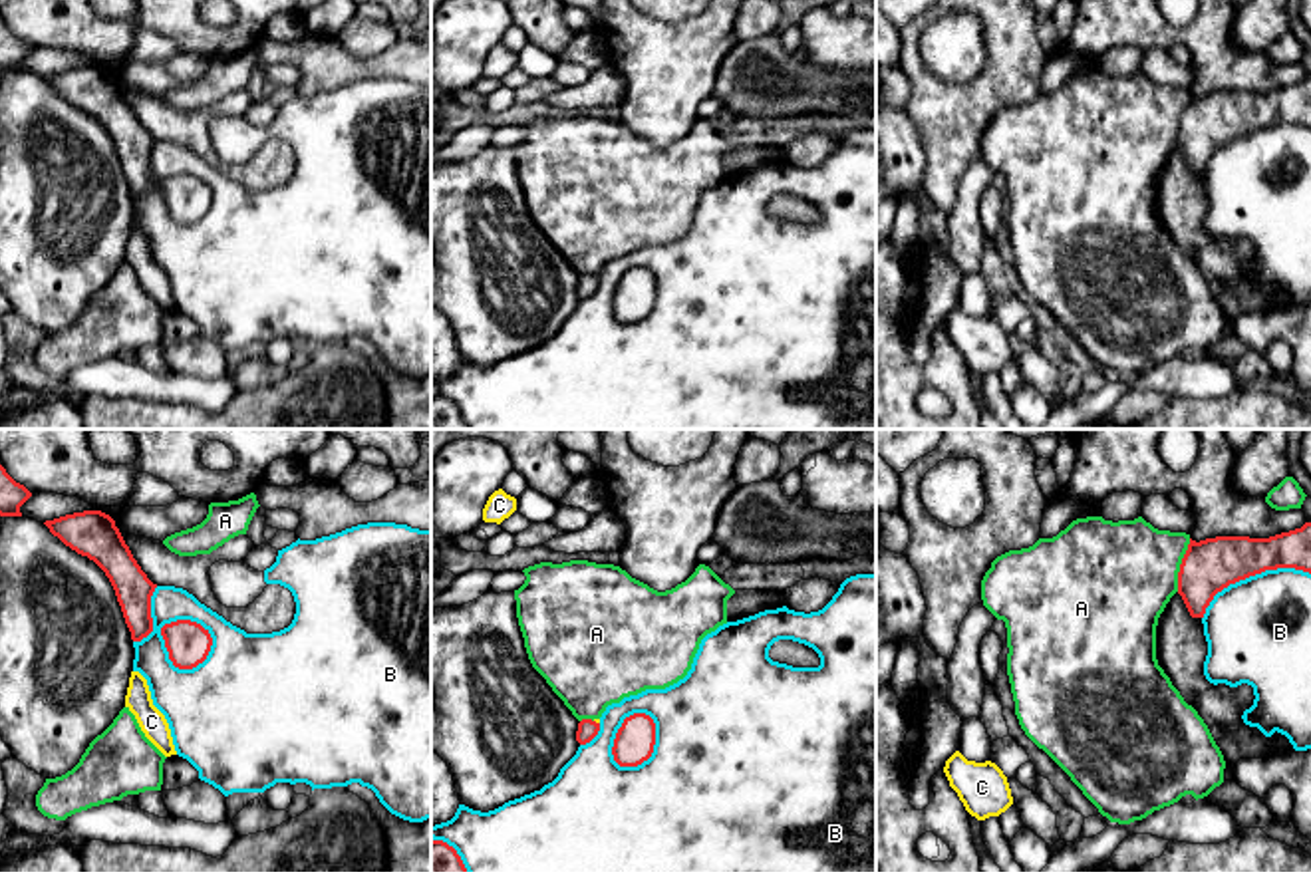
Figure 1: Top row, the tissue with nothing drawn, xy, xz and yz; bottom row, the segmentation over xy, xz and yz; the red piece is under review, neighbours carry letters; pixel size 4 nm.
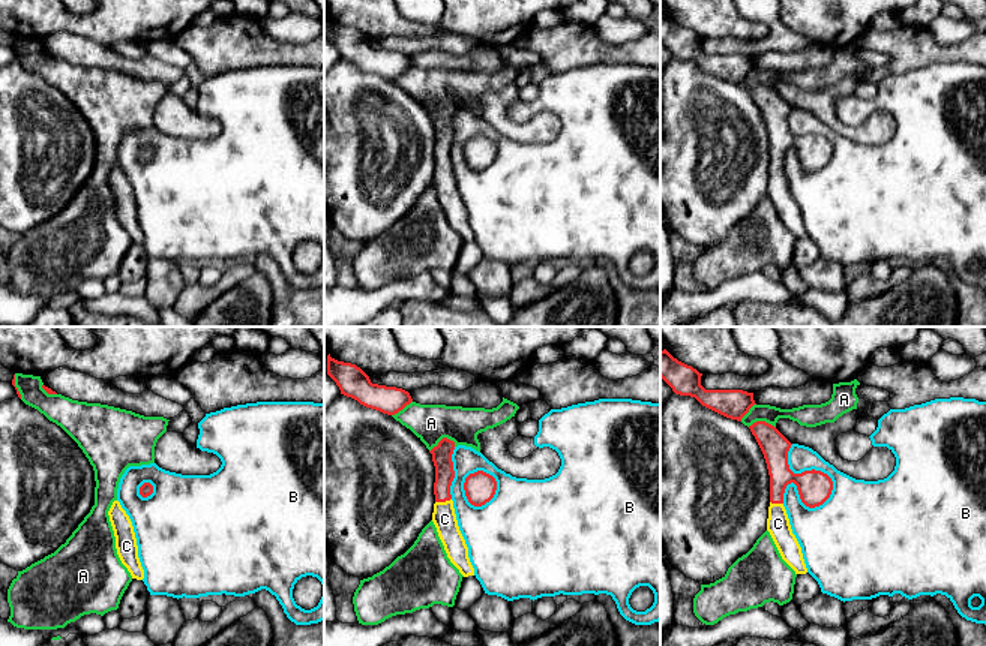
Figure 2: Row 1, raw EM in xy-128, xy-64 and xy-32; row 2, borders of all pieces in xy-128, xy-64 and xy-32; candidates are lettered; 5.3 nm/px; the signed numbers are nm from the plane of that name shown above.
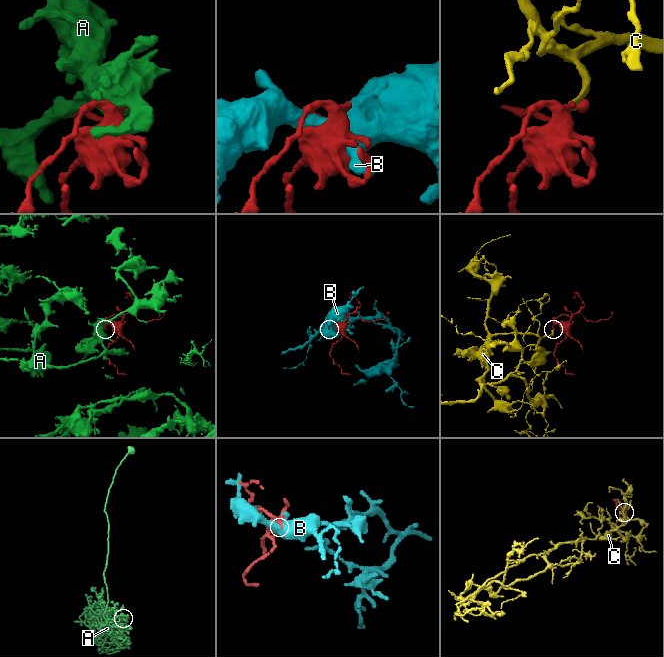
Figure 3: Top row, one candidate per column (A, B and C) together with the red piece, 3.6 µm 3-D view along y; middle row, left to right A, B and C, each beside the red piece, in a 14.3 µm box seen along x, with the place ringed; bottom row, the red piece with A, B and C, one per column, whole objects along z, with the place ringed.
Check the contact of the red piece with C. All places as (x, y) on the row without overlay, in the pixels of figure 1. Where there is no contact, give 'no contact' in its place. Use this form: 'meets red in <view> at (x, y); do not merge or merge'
meets red in xz at (594, 277); merge

